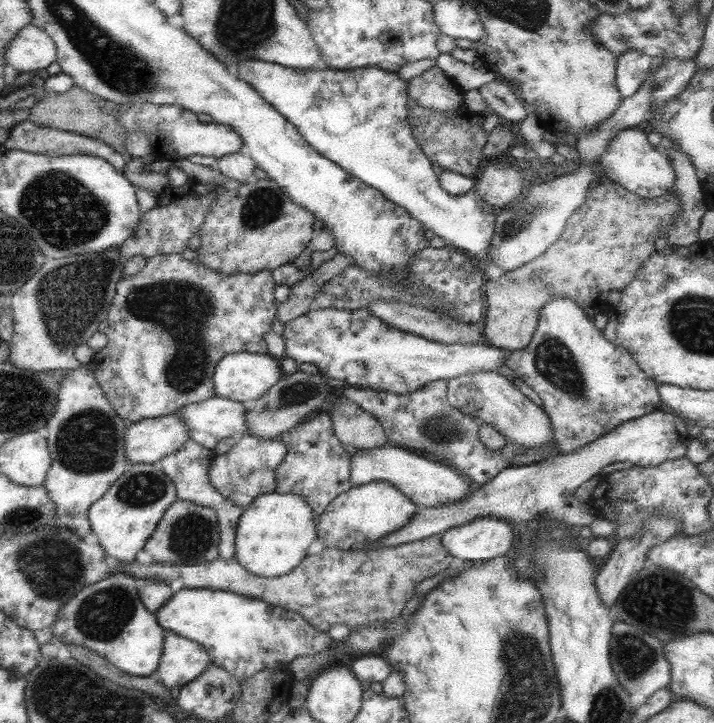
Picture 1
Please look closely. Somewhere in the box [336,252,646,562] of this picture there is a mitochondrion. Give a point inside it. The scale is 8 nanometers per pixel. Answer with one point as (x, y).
(552, 359)

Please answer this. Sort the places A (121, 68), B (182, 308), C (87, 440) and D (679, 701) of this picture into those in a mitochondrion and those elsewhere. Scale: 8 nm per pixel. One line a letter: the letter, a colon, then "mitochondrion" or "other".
A: mitochondrion
B: mitochondrion
C: mitochondrion
D: other

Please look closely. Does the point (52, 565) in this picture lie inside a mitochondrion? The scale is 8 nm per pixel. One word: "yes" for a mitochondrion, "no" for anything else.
yes

